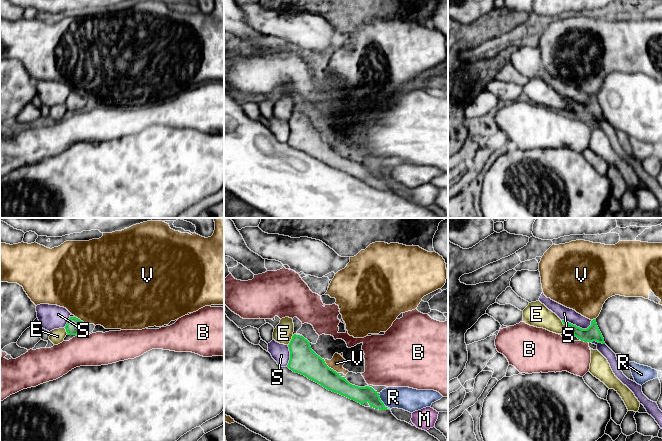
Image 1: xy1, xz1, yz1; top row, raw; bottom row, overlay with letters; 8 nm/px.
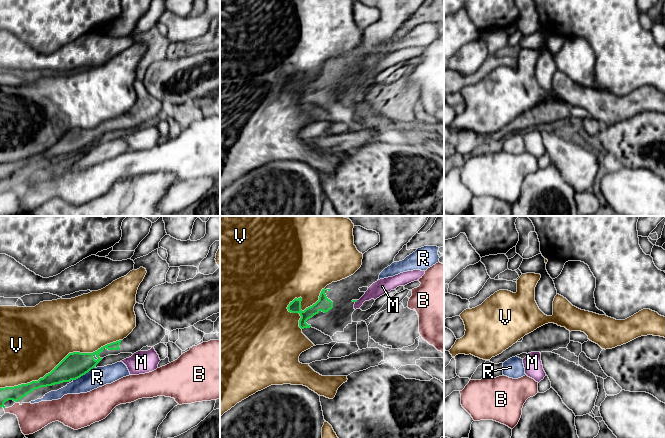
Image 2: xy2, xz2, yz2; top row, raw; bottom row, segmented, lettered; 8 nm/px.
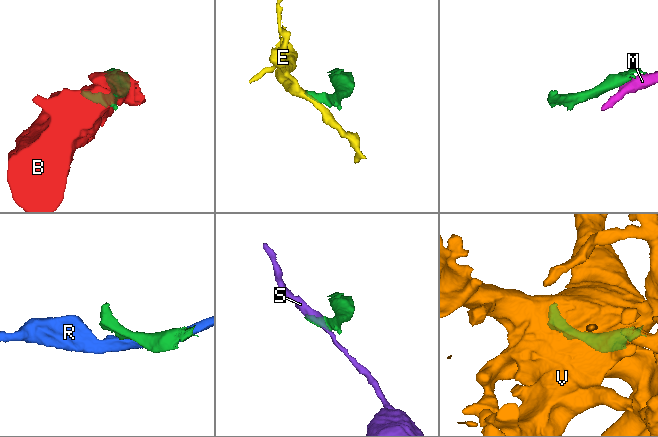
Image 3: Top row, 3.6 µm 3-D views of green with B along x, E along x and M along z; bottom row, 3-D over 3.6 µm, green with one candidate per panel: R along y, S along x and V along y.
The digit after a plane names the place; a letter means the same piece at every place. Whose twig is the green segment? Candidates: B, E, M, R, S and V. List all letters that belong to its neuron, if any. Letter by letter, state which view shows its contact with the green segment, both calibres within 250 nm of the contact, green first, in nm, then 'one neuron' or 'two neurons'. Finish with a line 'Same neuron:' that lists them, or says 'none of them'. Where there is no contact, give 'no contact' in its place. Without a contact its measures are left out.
B: contact in yz1; calibres 120 and 280 nm; two neurons
E: contact in yz1; calibres 120 and 190 nm; two neurons
M: contact in xz2; calibres 20 and 120 nm; two neurons
R: contact in xy2; calibres 200 and 160 nm; two neurons
S: contact in yz1; calibres 120 and 110 nm; two neurons
V: contact in xy2; calibres 200 and 500 nm; two neurons
Same neuron: none of them

